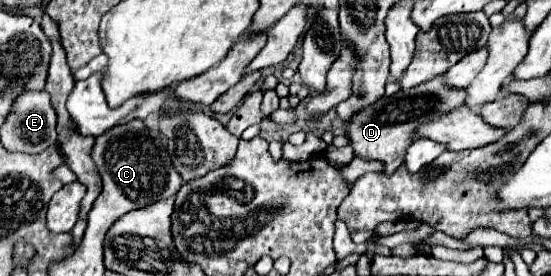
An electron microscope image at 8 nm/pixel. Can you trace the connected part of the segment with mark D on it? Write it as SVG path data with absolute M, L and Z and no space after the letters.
M443 76L423 82L417 88L397 92L393 96L383 96L373 106L367 106L359 114L355 114L347 126L355 156L381 160L387 166L385 172L393 174L403 164L403 156L411 146L411 140L417 138L415 128L427 122L429 118L443 116L443 112L451 112L453 108L463 106L463 100L465 100L465 88L447 88L447 84L443 84Z

